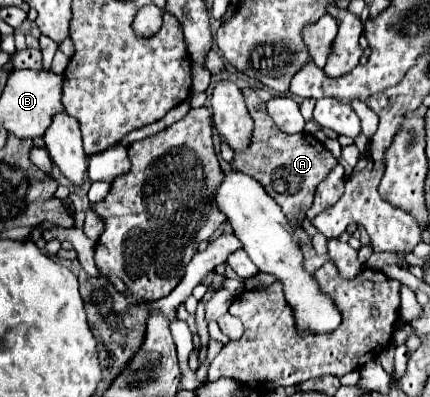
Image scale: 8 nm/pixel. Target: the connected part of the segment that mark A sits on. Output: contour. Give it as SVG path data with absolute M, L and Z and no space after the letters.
M244 89L246 95L246 107L250 111L250 117L254 119L254 133L244 151L236 151L234 159L228 163L230 169L238 169L242 173L252 175L266 193L282 207L286 219L296 229L306 217L306 211L312 205L314 191L318 183L330 173L330 169L336 165L336 157L322 147L322 143L310 135L286 135L282 133L274 121L268 117L264 109L264 101L256 97L254 89Z

